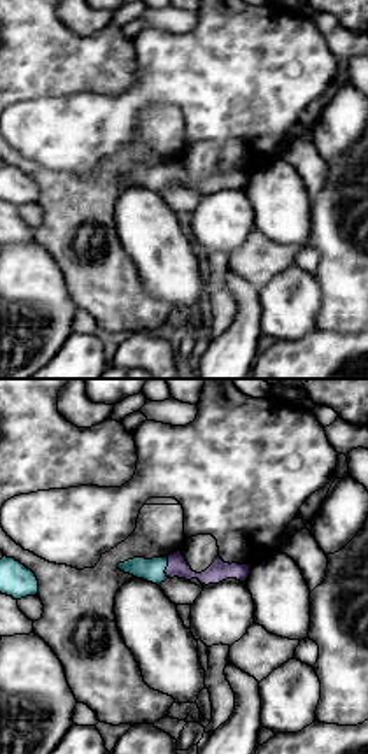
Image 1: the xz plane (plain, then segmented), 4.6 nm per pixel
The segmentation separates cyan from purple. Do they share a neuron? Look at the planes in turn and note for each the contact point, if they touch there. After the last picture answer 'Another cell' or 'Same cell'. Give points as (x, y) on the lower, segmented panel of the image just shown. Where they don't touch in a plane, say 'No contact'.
Touches cyan at (167, 565)

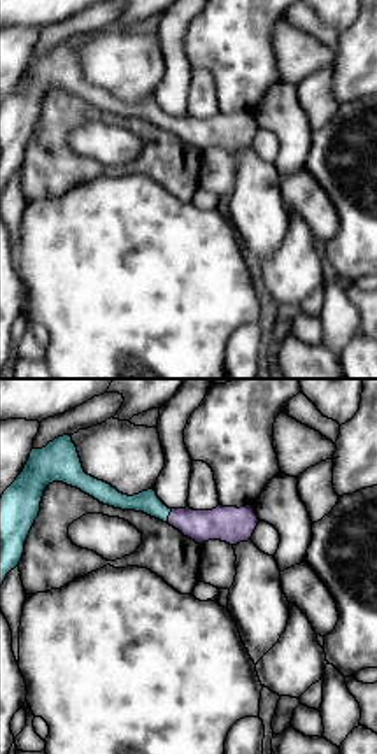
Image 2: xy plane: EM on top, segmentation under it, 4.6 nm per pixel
Touches cyan at (169, 514)

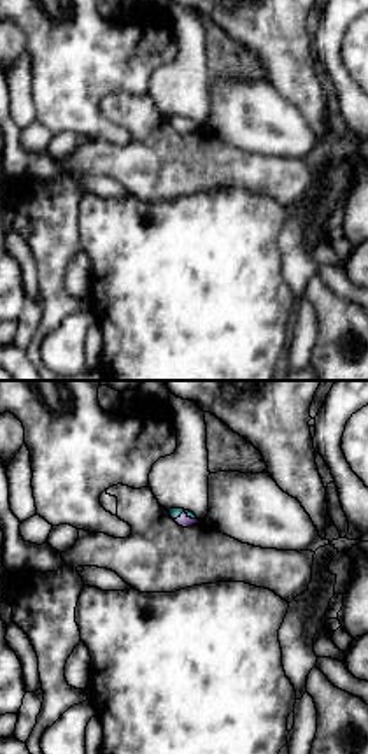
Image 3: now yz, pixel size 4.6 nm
Touches cyan at (184, 511)

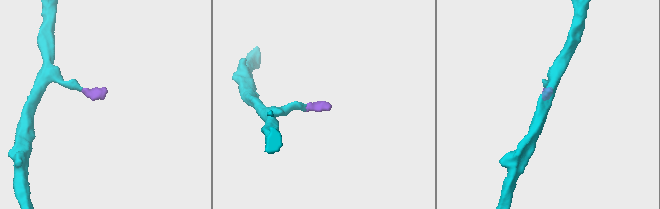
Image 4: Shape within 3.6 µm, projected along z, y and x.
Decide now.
Same cell

